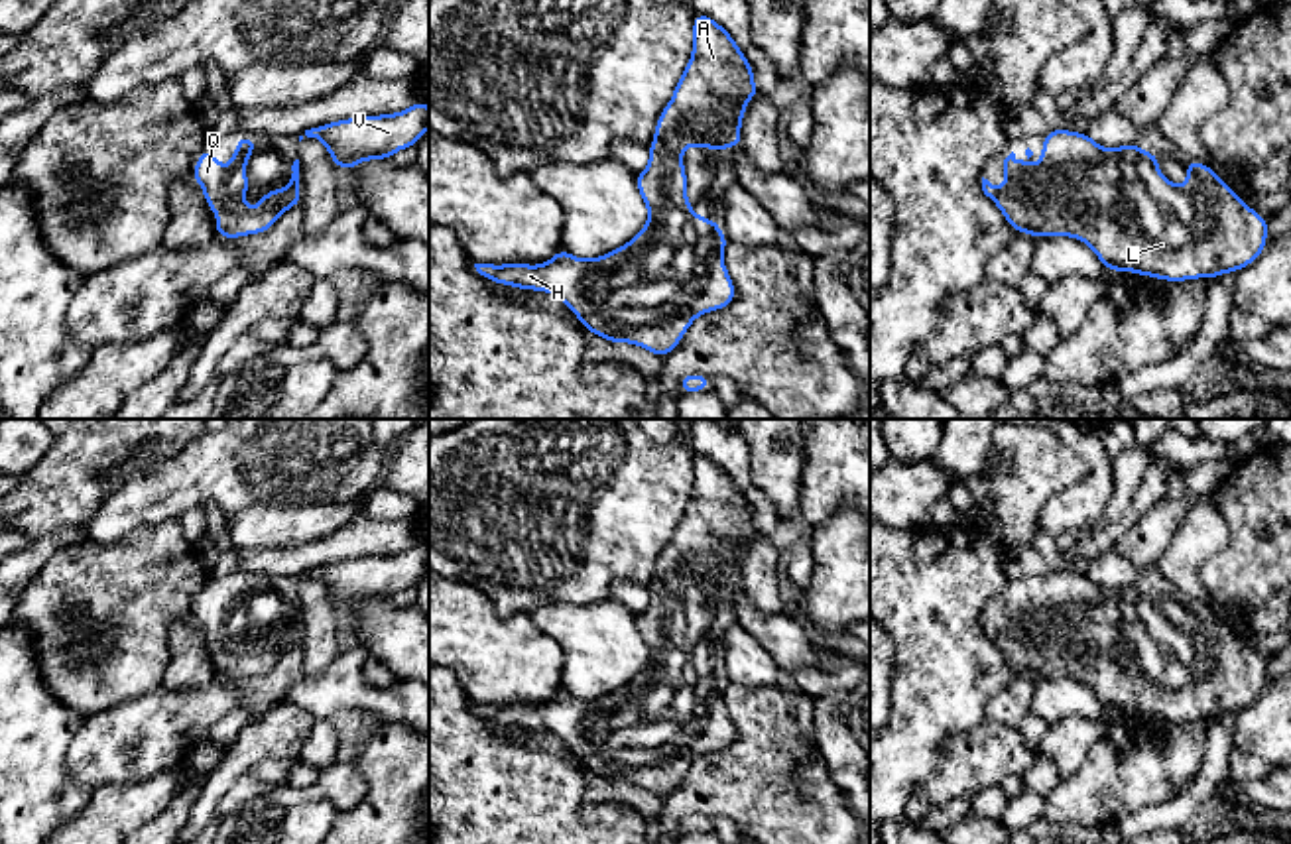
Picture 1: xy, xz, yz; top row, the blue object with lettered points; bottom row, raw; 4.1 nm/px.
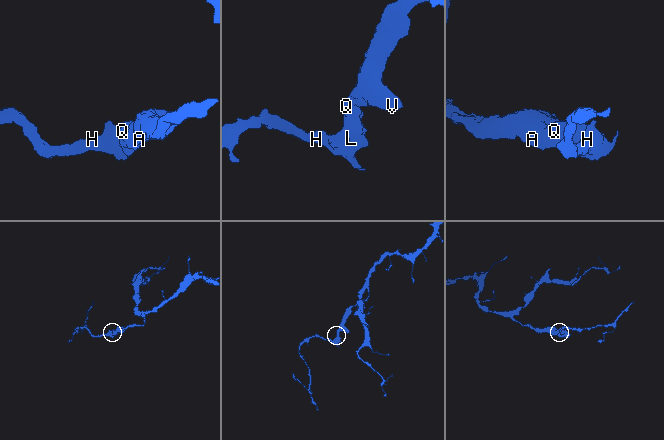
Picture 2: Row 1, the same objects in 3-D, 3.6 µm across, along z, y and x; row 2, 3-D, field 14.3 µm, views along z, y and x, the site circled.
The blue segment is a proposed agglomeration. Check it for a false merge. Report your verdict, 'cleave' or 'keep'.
keep

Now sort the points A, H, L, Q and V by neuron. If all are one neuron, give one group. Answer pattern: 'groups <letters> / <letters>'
groups A H L Q V

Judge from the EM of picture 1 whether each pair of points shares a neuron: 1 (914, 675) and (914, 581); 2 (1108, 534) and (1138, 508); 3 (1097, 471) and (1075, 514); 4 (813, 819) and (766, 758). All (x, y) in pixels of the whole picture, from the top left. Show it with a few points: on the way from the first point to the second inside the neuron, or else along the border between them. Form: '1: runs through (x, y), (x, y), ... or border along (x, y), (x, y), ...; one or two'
1: runs through (918, 652), (918, 604); one
2: runs through (1116, 528), (1130, 516); one
3: runs through (1097, 481), (1095, 492), (1083, 504); one
4: runs through (798, 803), (774, 774); one

